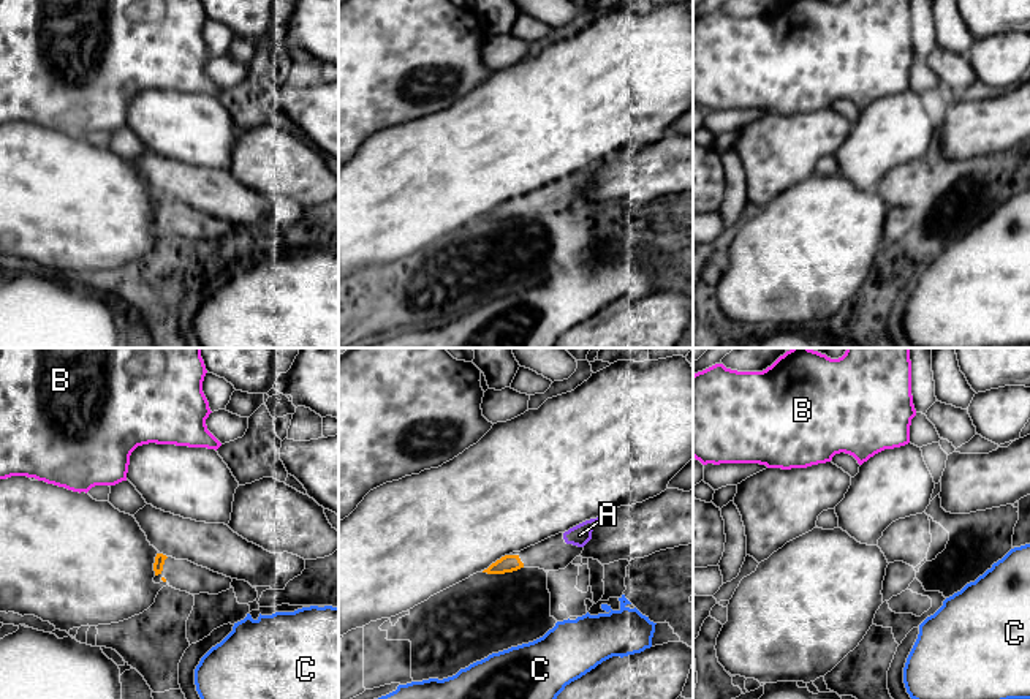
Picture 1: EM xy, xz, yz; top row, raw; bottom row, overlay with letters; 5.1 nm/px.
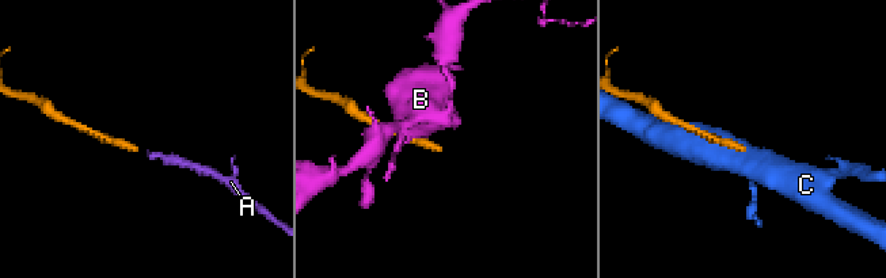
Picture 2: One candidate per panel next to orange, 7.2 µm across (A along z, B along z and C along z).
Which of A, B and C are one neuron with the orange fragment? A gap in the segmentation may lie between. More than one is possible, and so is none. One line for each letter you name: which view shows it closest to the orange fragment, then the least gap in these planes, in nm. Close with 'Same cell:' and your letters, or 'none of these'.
A: xz | 240 nm
Same cell: A

